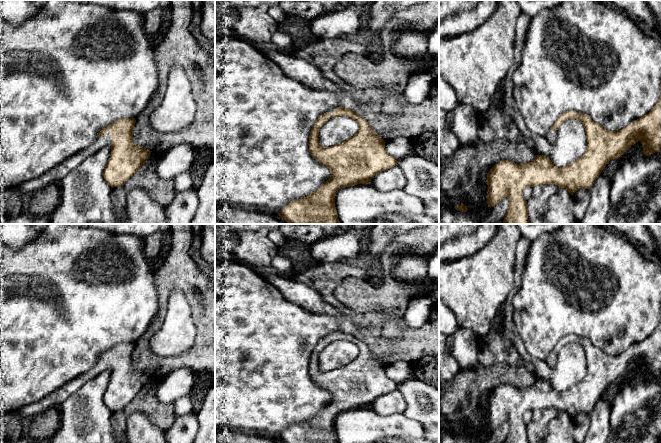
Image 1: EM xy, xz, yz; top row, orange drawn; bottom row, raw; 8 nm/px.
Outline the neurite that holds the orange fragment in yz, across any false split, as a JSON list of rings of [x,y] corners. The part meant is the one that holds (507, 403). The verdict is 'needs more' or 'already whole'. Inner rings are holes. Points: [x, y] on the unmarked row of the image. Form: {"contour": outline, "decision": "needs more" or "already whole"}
{"contour": [[[661,317],[655,331],[643,341],[634,344],[632,348],[621,354],[609,355],[600,348],[594,346],[588,338],[576,335],[567,335],[561,338],[546,359],[548,367],[554,368],[559,350],[568,343],[577,343],[582,346],[587,363],[585,378],[578,384],[564,391],[556,391],[552,385],[544,379],[535,379],[529,387],[516,388],[509,384],[503,384],[495,388],[487,397],[487,428],[491,432],[503,422],[509,423],[509,432],[504,443],[528,443],[527,425],[523,416],[527,411],[542,408],[555,408],[566,413],[573,419],[579,412],[590,413],[605,390],[612,383],[621,381],[632,369],[638,365],[643,370],[643,377],[649,380],[655,376],[661,376]]], "decision": "needs more"}

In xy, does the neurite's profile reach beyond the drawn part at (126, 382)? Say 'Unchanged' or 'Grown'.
Grown

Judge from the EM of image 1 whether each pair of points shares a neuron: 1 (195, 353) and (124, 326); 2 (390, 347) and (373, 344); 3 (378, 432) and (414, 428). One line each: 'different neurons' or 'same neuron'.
1: different neurons
2: same neuron
3: same neuron

